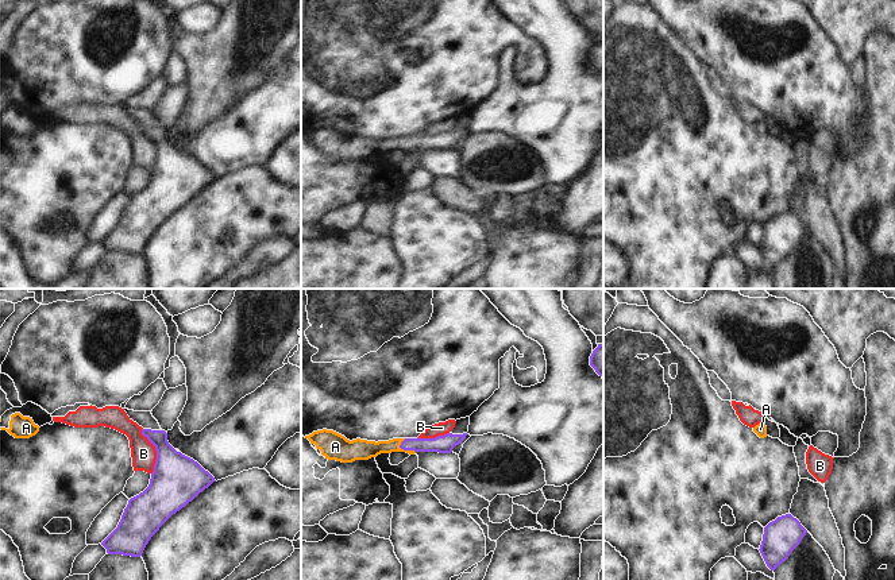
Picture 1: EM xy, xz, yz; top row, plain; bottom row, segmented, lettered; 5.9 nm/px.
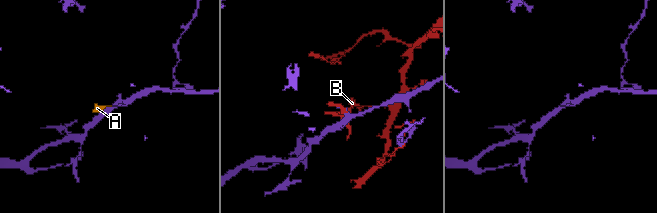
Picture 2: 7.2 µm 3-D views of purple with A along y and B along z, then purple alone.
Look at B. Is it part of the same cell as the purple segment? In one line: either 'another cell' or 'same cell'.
another cell

